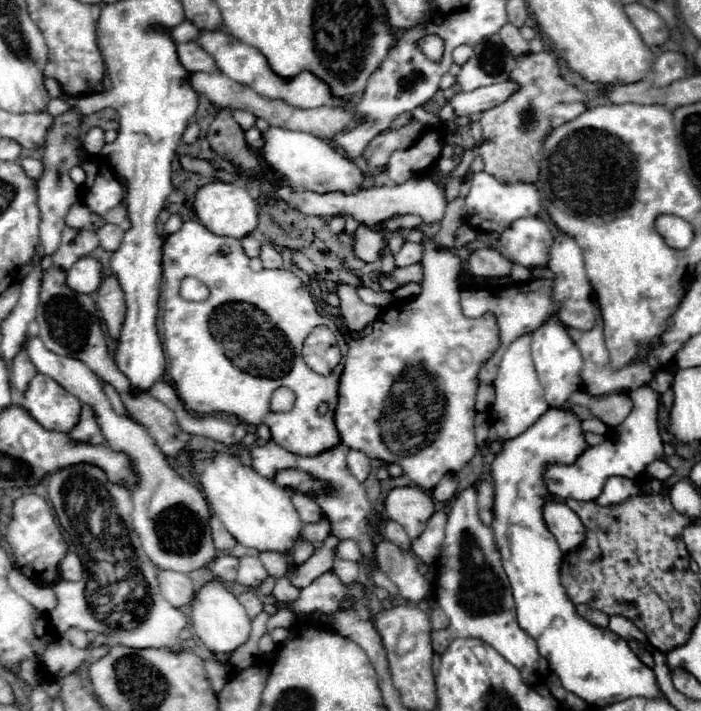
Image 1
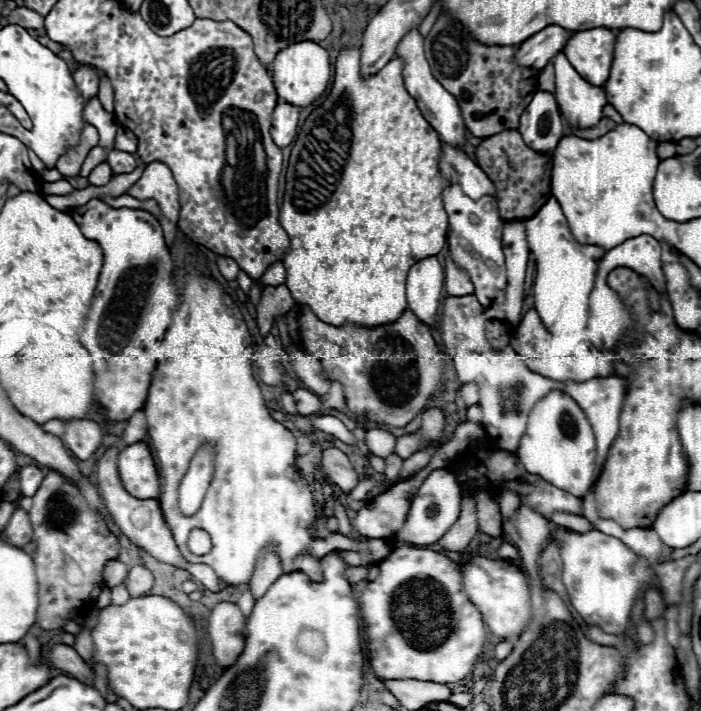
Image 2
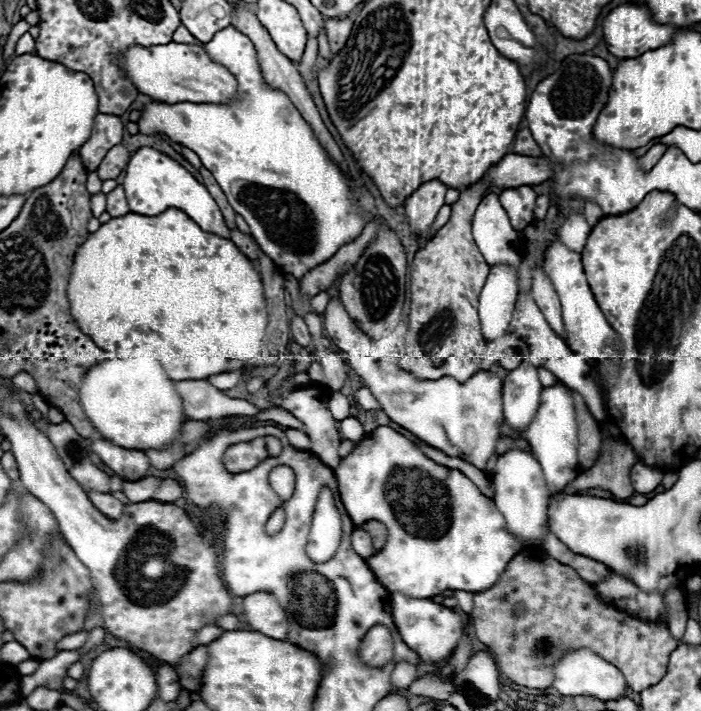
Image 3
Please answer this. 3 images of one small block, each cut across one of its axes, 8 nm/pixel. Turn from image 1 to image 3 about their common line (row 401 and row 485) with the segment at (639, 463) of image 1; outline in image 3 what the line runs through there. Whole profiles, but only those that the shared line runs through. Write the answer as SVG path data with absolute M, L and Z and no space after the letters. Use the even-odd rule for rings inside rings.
M636 462L632 466L632 486L638 494L646 494L646 492L652 492L660 482L662 482L662 476L664 472L662 470L656 470L644 462Z

